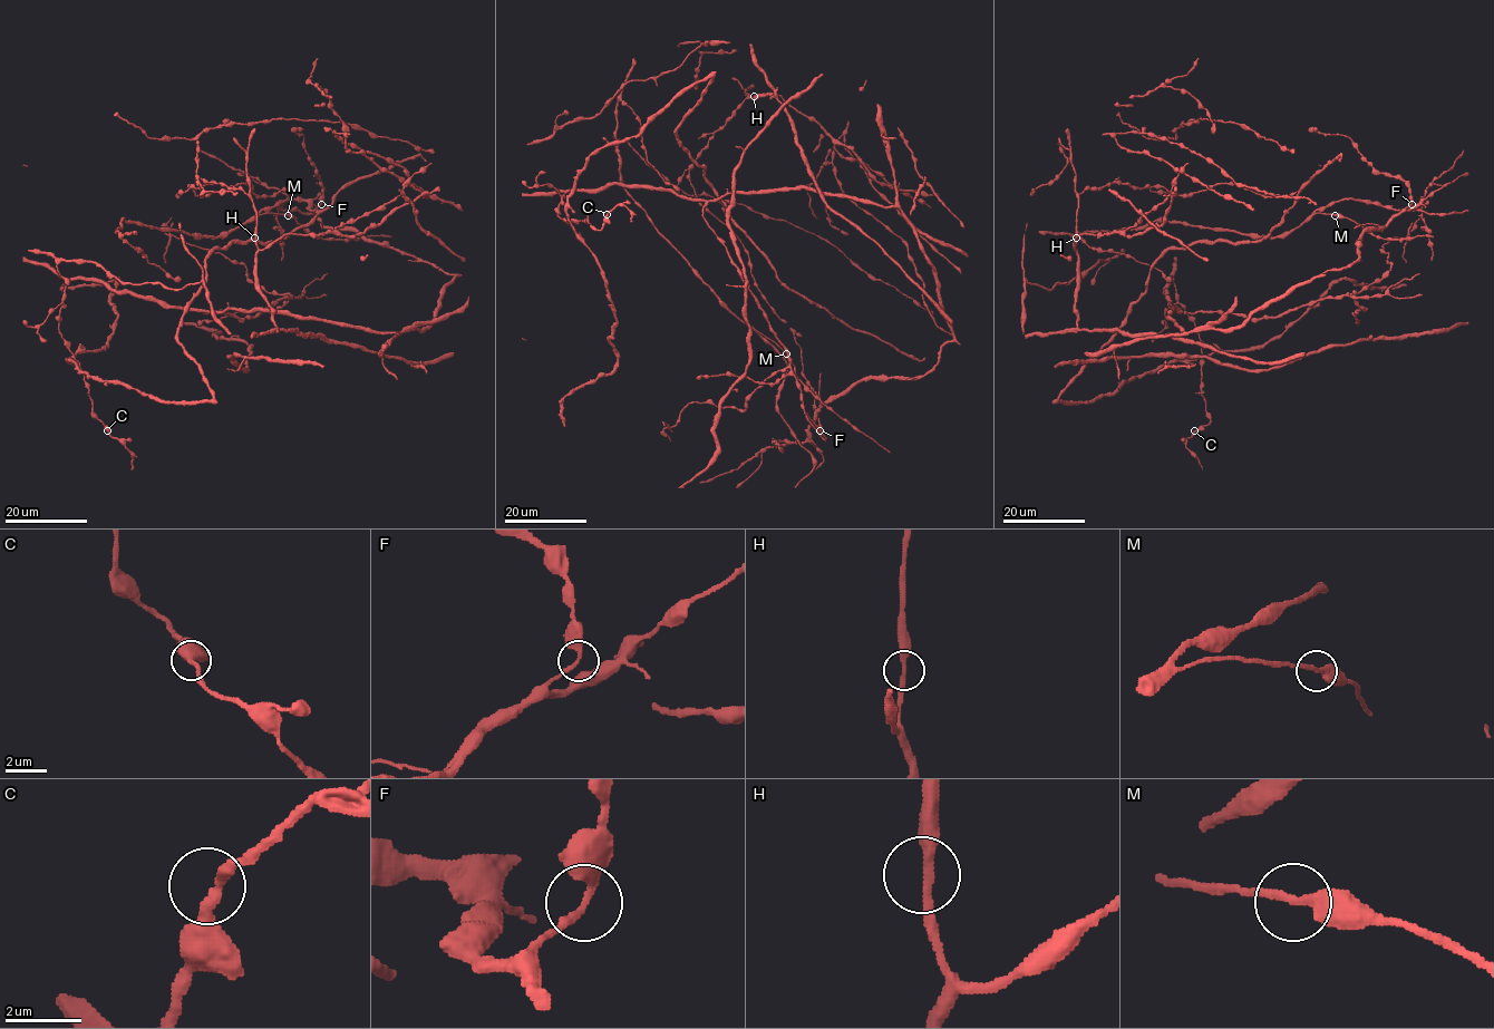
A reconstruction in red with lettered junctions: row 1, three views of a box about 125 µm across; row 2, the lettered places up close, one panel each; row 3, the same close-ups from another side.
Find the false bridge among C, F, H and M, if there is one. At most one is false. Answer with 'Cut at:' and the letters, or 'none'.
Cut at: none

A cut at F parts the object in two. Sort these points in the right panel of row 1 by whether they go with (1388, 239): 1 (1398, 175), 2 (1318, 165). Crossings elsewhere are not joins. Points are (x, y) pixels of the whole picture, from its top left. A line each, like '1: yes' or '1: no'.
1: no
2: yes

